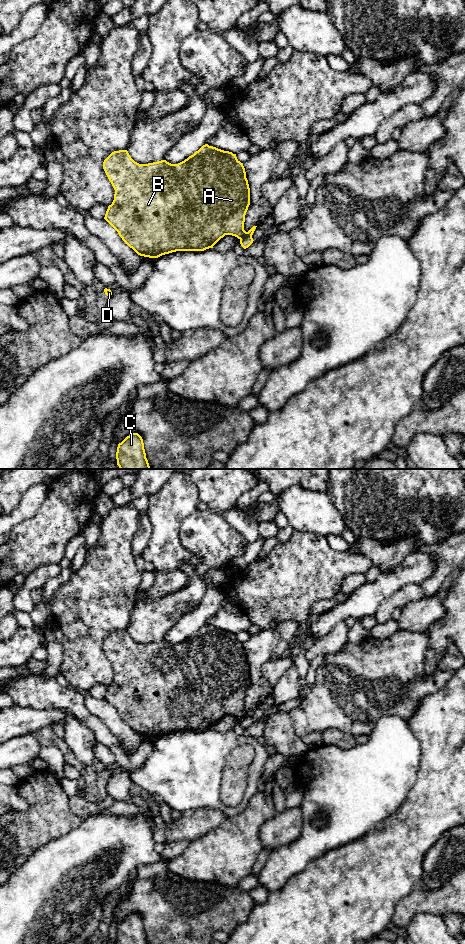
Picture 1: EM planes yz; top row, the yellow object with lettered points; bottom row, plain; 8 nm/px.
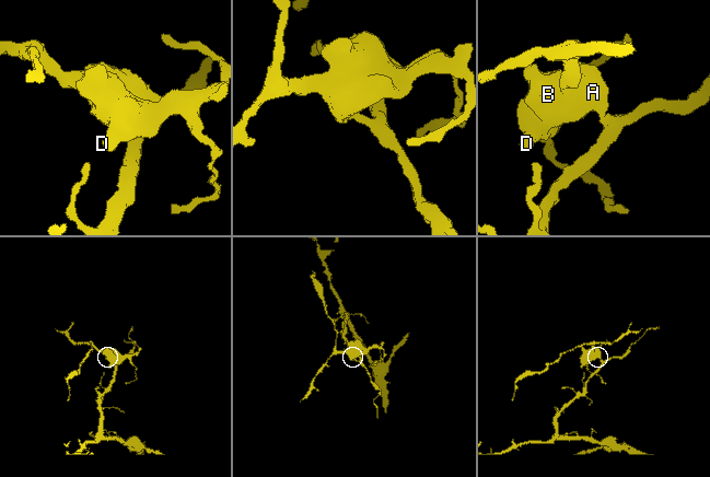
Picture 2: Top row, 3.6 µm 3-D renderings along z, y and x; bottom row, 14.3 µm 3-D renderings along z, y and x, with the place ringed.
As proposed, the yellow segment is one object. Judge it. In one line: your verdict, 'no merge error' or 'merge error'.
merge error

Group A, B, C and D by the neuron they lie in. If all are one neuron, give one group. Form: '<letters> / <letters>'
A B D / C

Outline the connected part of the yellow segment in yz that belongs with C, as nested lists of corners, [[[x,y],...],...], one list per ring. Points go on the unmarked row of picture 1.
[[[132,913],[118,924],[117,944],[149,944],[146,938],[144,923],[138,913]]]

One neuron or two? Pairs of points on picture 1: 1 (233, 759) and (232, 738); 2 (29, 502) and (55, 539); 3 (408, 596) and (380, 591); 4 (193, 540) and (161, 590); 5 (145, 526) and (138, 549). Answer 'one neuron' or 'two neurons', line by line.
1: two neurons
2: two neurons
3: two neurons
4: two neurons
5: one neuron

